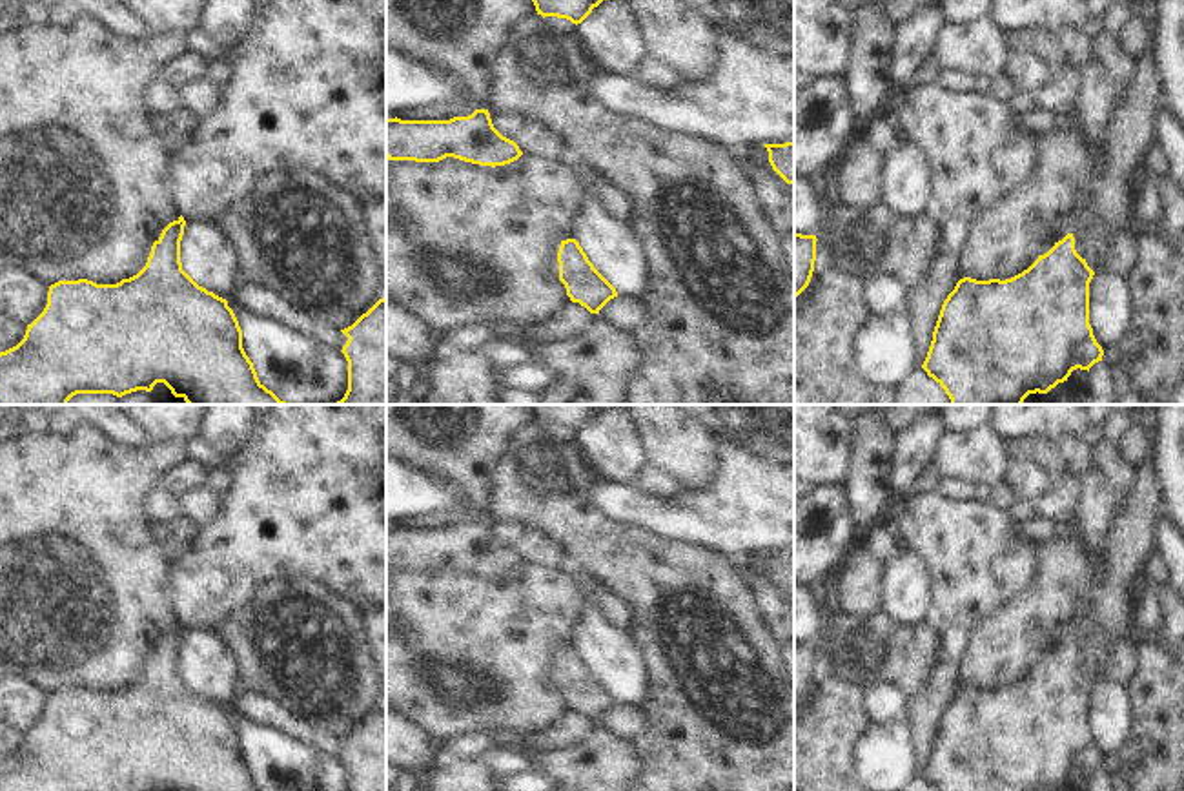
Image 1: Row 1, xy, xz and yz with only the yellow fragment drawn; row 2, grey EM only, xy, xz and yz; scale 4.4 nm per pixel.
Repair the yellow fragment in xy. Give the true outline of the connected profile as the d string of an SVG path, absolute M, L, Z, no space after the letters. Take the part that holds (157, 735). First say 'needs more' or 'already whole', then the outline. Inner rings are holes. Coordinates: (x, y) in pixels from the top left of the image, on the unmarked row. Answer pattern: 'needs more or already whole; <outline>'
already whole; M186 629L169 631L153 651L146 674L117 693L87 687L49 694L44 720L24 747L0 760L0 791L260 791L242 756L242 738L228 709L199 694L180 671Z

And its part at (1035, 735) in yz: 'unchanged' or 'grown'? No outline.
unchanged

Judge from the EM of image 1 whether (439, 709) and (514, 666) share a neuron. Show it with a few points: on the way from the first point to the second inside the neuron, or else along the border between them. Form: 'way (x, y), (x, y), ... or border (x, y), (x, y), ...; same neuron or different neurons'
way (465, 709), (500, 706), (507, 691); same neuron

